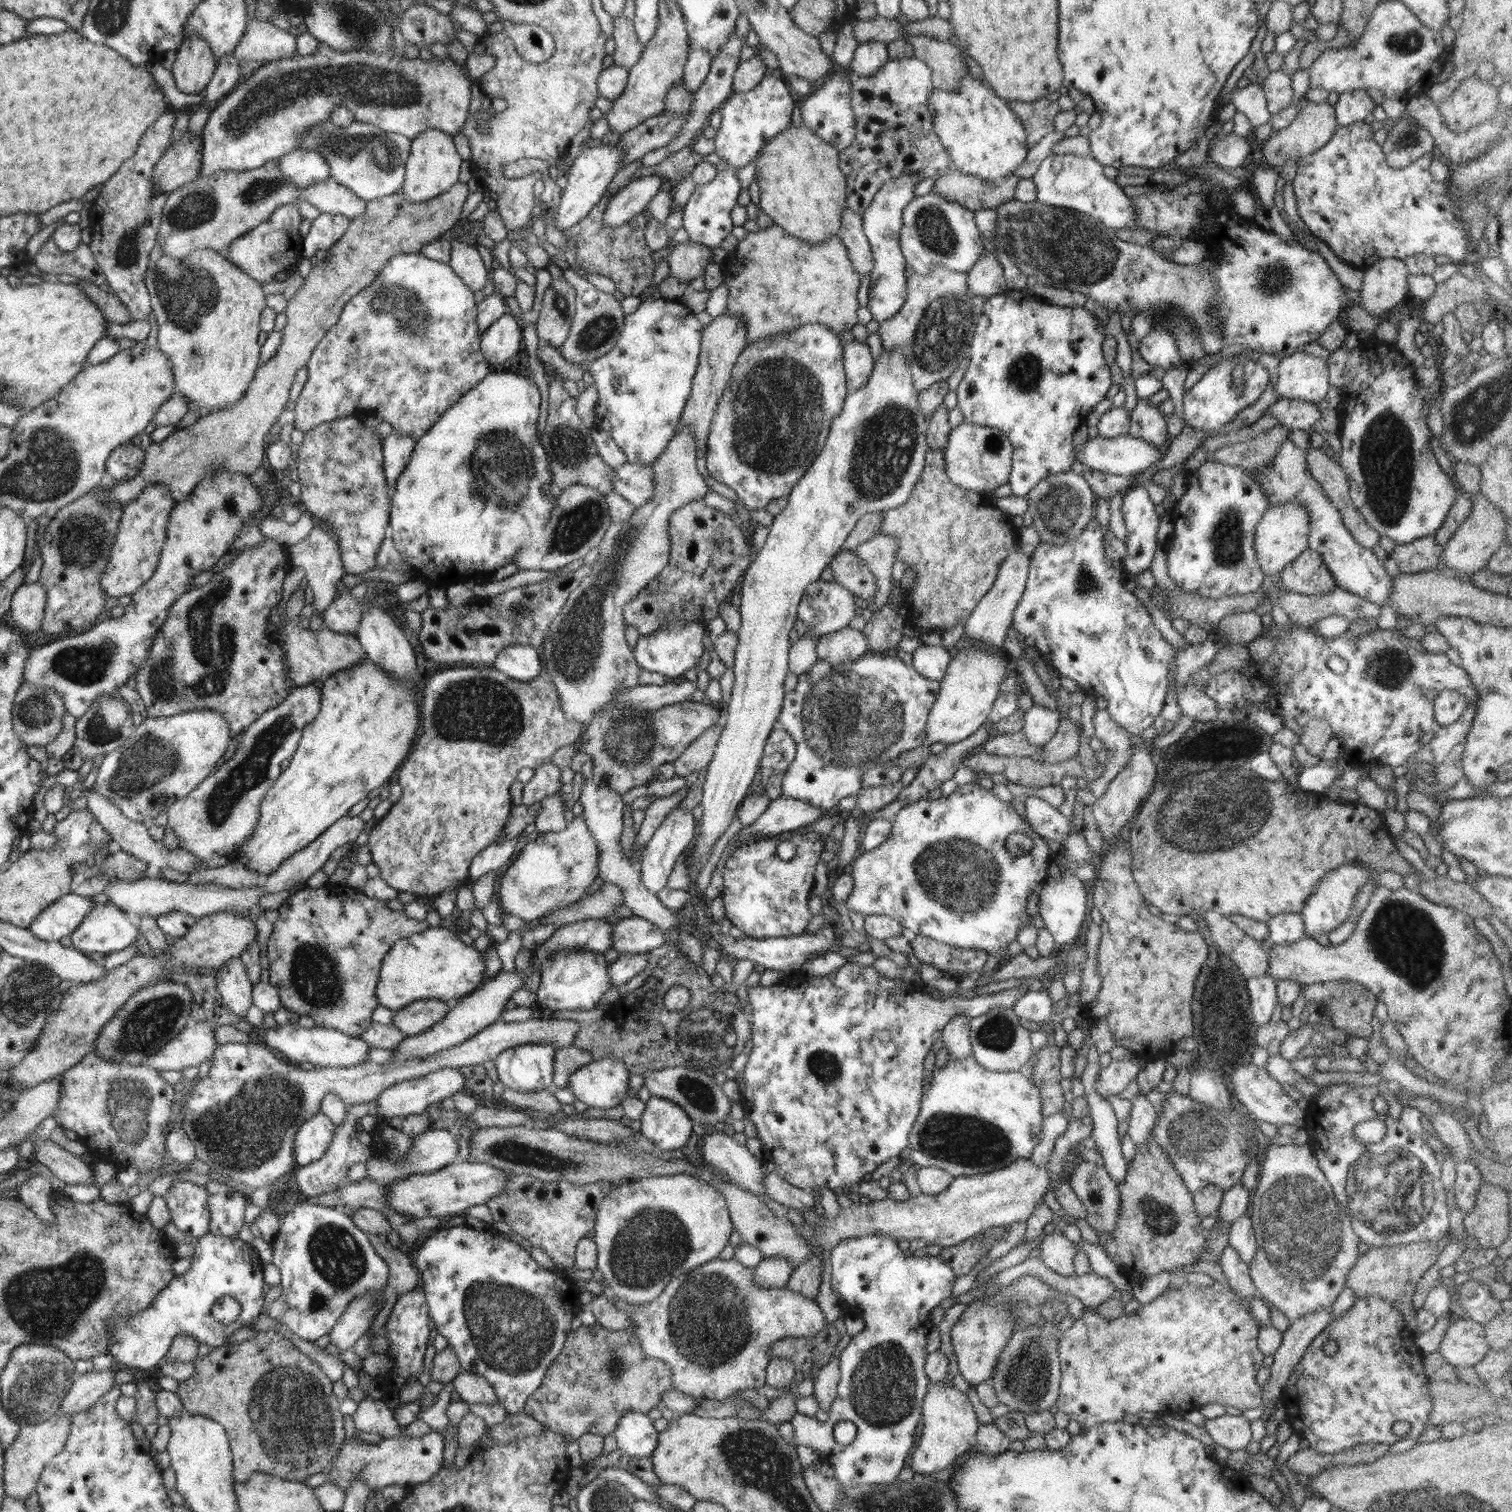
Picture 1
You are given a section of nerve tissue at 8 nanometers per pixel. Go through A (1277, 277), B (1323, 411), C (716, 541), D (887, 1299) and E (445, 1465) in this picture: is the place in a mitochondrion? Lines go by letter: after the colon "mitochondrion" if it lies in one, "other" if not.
A: mitochondrion
B: other
C: mitochondrion
D: other
E: other

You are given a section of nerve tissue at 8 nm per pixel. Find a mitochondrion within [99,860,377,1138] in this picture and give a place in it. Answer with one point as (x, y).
(149, 1023)

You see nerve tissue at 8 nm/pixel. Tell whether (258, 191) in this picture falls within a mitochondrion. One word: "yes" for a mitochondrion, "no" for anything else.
yes

